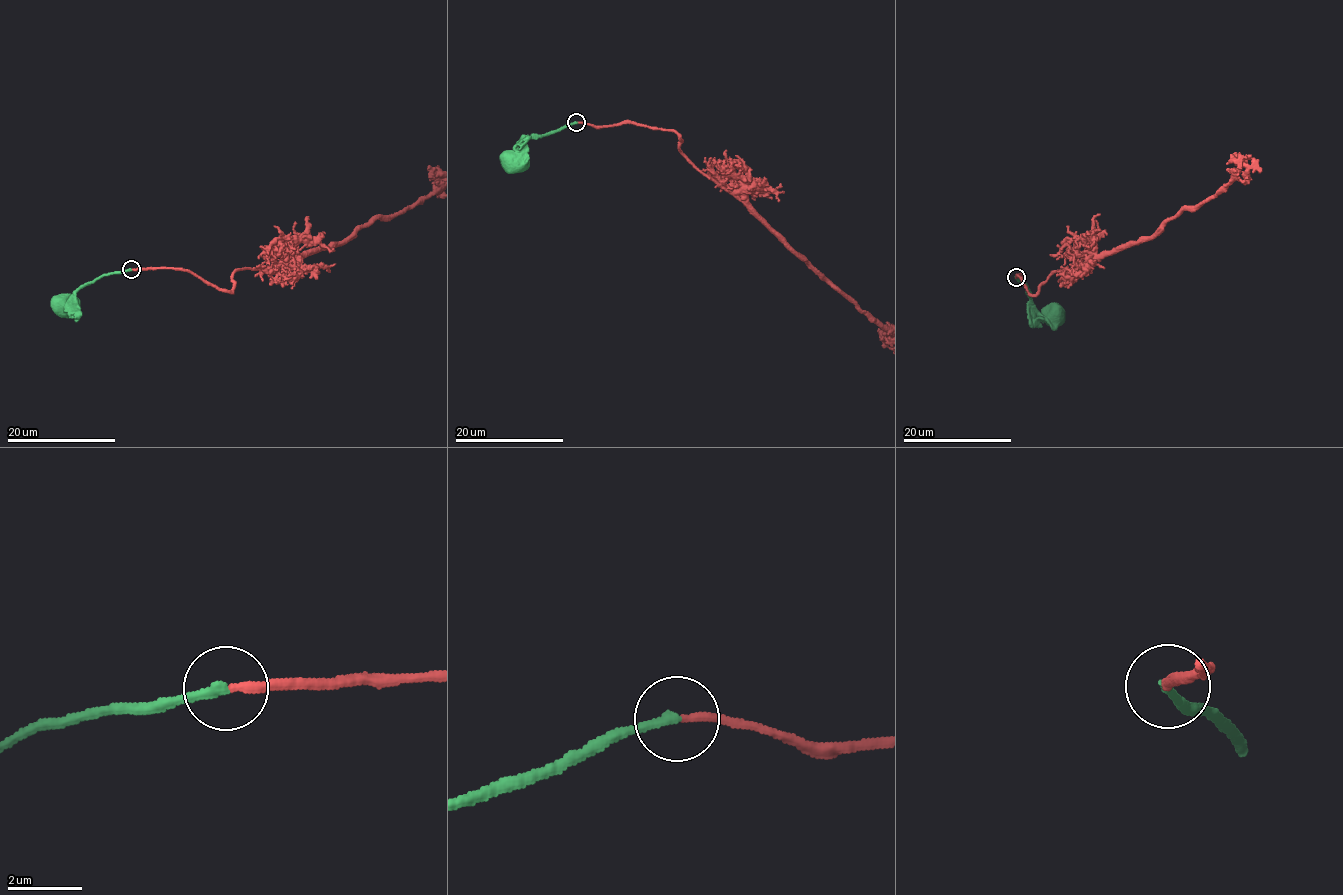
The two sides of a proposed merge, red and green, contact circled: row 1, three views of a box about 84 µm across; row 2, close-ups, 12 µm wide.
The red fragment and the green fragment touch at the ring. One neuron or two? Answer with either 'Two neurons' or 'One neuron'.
One neuron

